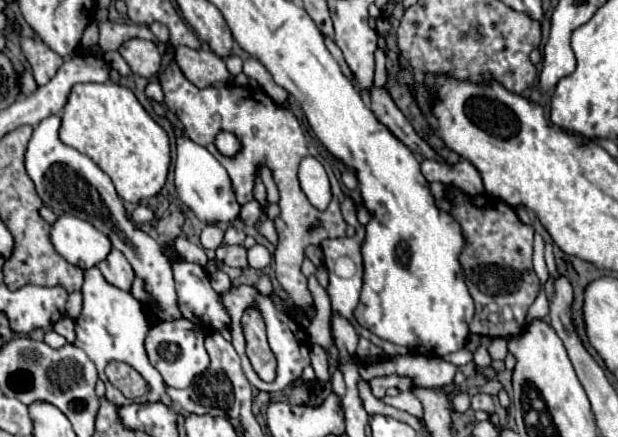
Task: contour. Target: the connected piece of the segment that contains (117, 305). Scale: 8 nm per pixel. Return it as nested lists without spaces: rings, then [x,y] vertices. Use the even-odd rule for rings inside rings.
[[[91,267],[85,271],[85,283],[83,283],[81,295],[83,295],[83,311],[75,319],[75,333],[77,333],[75,345],[81,347],[95,363],[99,377],[107,385],[107,395],[105,395],[107,401],[111,401],[115,405],[129,405],[129,403],[143,403],[143,401],[163,401],[165,405],[171,405],[171,399],[167,397],[167,391],[165,391],[165,383],[163,383],[159,371],[149,363],[147,353],[145,353],[143,341],[145,341],[145,335],[149,329],[147,329],[143,305],[135,297],[131,297],[131,293],[107,283],[103,273],[99,271],[99,267]],[[113,359],[129,363],[151,385],[151,391],[137,399],[123,397],[123,393],[119,393],[119,389],[113,387],[105,377],[105,365],[107,365],[107,361],[113,361]]]

